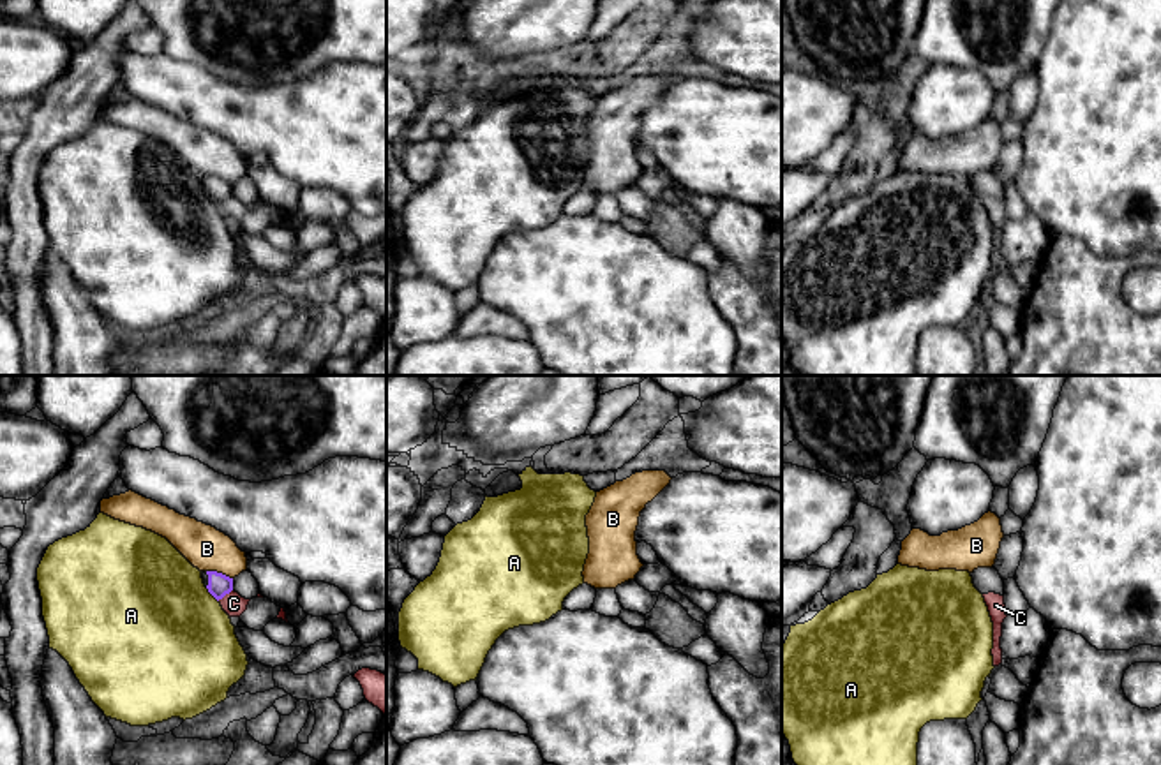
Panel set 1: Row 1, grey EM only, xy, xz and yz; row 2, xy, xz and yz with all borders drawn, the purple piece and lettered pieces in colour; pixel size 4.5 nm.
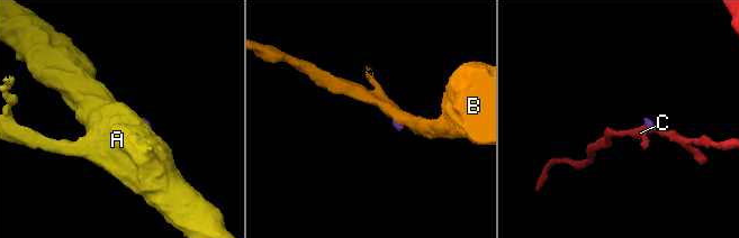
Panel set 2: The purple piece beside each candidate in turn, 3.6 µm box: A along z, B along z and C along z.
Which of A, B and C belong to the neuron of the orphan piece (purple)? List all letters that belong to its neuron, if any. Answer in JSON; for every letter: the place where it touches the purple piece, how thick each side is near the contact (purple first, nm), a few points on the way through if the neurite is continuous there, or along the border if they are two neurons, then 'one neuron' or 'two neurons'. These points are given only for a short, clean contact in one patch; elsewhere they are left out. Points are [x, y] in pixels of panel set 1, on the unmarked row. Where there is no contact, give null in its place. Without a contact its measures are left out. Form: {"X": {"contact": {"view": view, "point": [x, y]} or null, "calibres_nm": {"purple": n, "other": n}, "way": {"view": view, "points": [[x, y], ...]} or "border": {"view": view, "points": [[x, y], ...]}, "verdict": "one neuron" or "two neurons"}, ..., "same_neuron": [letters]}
{"A": {"contact": {"view": "xy", "point": [210, 198]}, "calibres_nm": {"purple": 100, "other": 500}, "border": {"view": "xy", "points": [[205, 193], [217, 207]]}, "verdict": "two neurons"}, "B": {"contact": {"view": "xy", "point": [219, 178]}, "calibres_nm": {"purple": 100, "other": 200}, "border": {"view": "xy", "points": [[207, 175], [216, 175], [232, 184]]}, "verdict": "two neurons"}, "C": {"contact": {"view": "xy", "point": [224, 200]}, "calibres_nm": {"purple": 100, "other": 100}, "border": {"view": "xy", "points": [[232, 194], [217, 205]]}, "verdict": "two neurons"}, "same_neuron": []}

